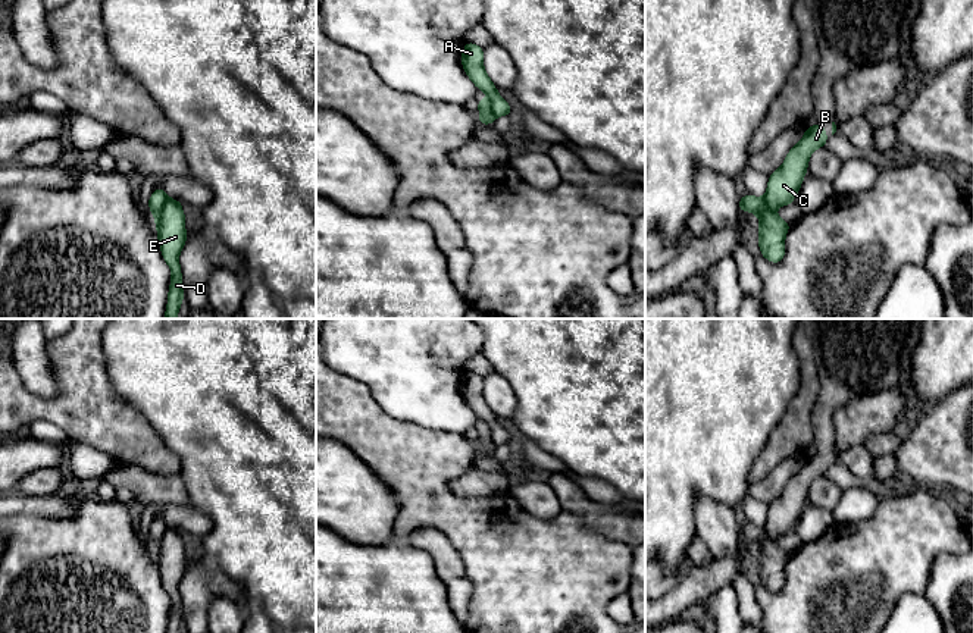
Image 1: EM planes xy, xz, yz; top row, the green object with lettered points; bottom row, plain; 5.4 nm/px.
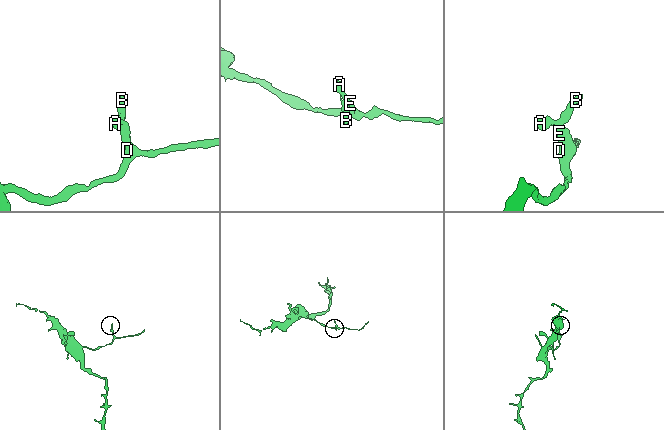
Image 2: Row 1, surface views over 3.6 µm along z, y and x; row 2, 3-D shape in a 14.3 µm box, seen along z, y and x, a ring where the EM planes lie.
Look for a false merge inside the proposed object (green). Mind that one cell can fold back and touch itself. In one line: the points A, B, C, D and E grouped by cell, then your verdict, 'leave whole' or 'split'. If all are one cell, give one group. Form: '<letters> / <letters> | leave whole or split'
A D E / B C | split

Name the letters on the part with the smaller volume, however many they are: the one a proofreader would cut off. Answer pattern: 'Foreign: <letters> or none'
Foreign: B, C

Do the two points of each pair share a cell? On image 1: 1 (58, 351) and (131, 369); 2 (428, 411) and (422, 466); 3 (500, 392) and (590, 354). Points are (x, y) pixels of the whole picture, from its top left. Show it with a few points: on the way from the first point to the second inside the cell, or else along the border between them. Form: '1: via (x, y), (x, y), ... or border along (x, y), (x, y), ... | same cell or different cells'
1: border along (102, 334), (106, 373), (112, 388), (119, 395) | different cells
2: border along (394, 417), (432, 429), (453, 431), (460, 435) | different cells
3: border along (494, 370), (513, 391), (516, 410), (512, 419) | different cells

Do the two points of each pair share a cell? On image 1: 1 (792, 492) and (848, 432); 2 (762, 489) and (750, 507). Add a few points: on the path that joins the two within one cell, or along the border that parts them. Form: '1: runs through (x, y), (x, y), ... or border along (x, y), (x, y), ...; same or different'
1: border along (834, 413), (835, 454); different
2: border along (748, 494), (767, 505); different

